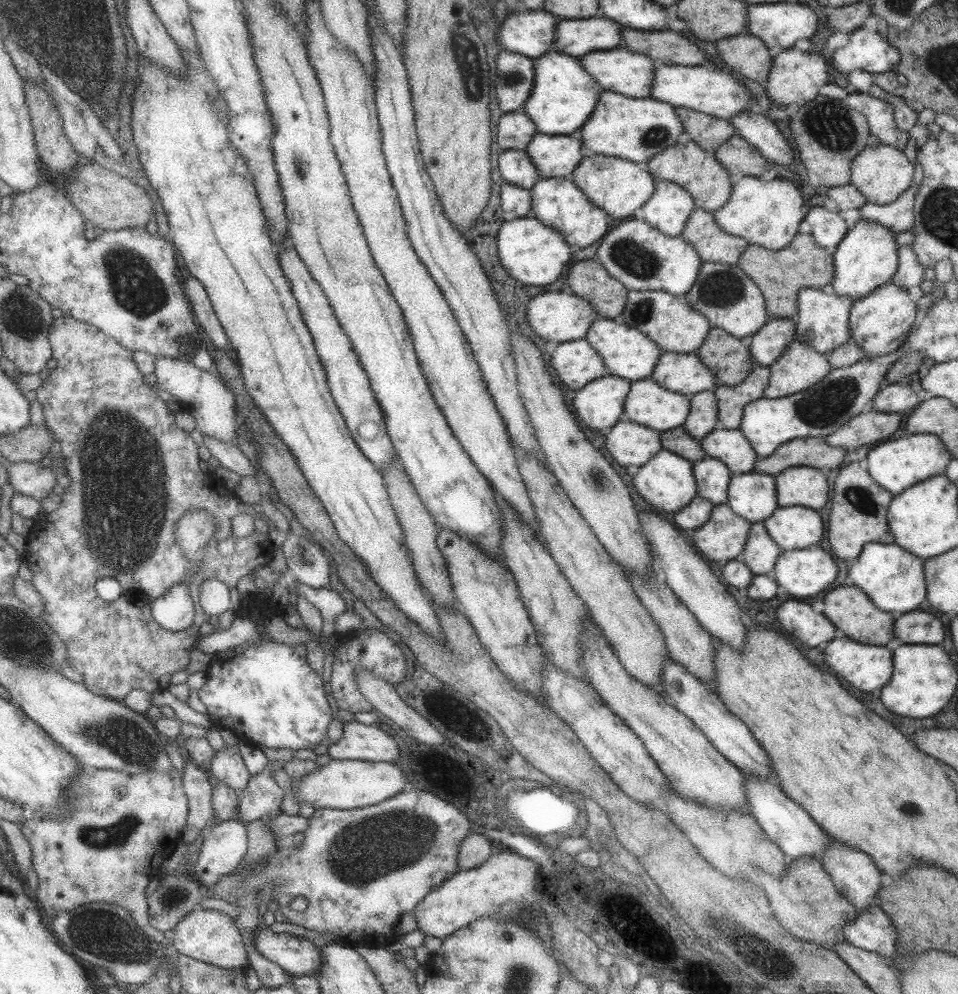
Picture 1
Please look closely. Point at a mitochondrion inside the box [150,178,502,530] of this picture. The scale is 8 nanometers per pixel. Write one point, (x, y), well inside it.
(185, 343)

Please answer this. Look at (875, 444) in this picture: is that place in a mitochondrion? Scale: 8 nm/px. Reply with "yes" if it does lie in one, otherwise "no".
no

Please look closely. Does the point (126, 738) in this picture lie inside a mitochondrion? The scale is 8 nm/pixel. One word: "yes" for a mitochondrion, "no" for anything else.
yes

